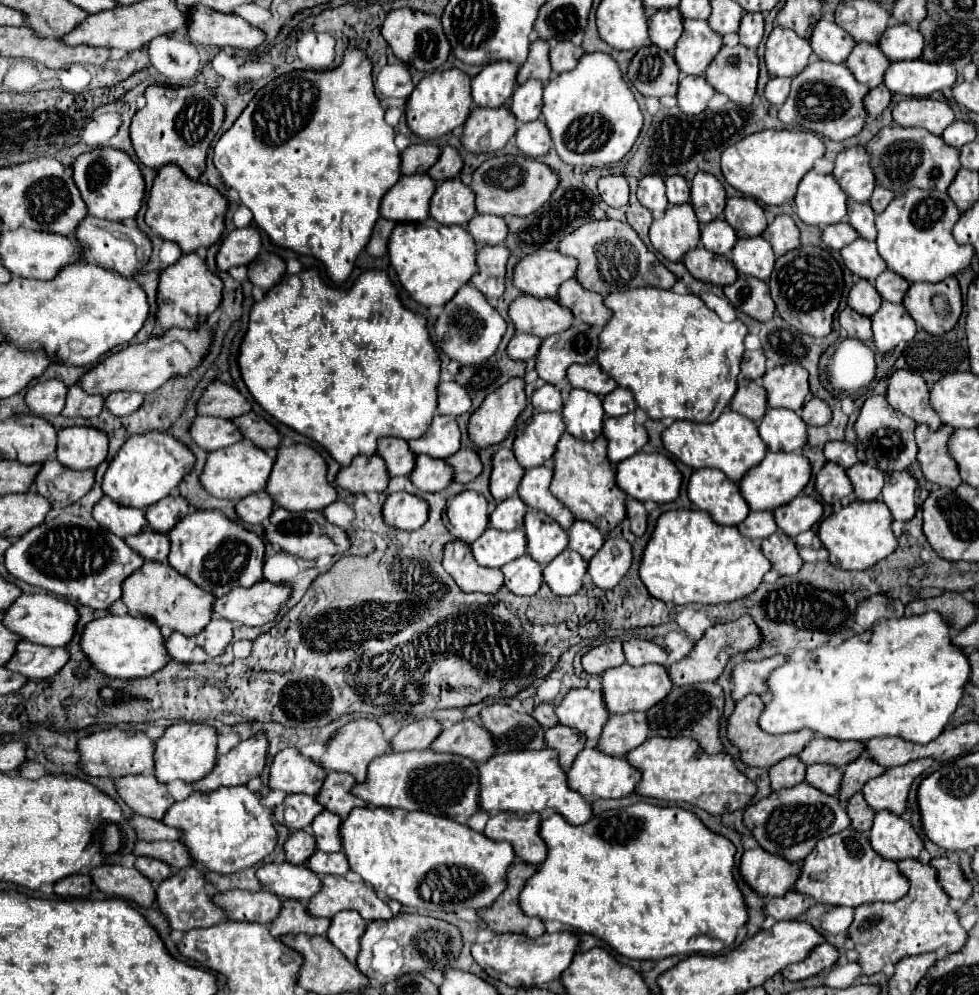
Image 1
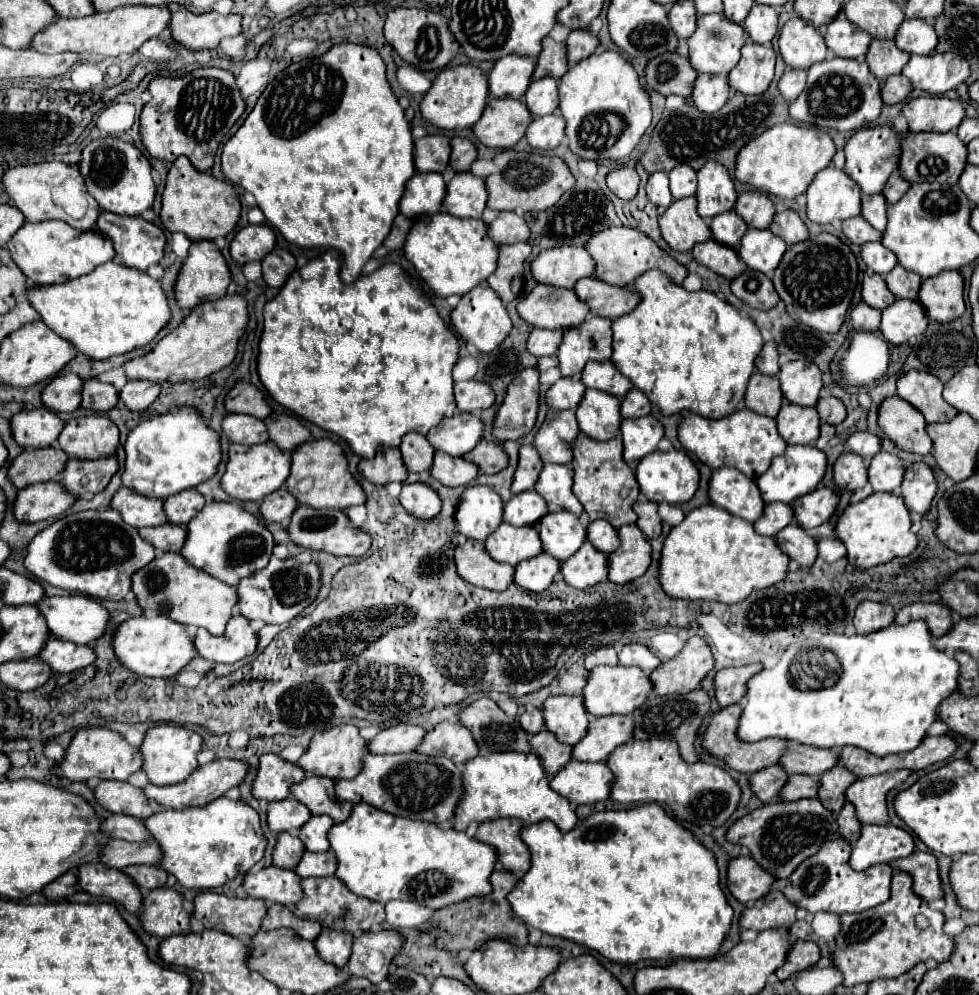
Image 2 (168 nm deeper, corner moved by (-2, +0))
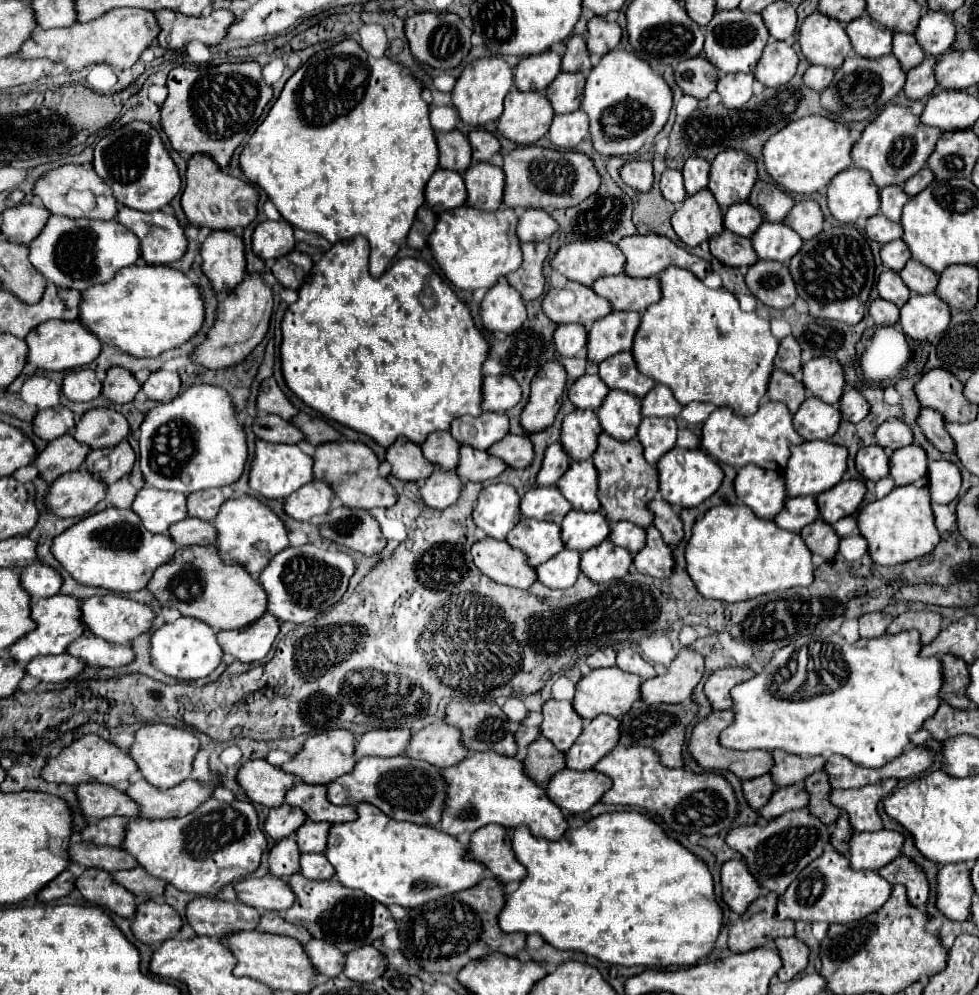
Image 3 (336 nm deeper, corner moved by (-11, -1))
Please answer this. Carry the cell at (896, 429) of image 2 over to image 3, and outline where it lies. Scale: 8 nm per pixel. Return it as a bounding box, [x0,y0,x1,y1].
[917,407,953,453]

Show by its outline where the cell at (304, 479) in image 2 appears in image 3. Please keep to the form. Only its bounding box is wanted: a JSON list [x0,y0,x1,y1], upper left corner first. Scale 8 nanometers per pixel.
[313,441,397,509]

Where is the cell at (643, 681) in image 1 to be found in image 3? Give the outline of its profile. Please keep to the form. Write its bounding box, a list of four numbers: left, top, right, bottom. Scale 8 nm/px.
[573,667,641,719]

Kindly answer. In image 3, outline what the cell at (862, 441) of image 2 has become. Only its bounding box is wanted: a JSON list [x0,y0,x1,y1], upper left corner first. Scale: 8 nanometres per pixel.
[875,421,913,453]

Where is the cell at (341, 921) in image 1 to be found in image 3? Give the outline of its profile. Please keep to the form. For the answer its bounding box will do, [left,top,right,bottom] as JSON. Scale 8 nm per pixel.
[305,939,345,977]

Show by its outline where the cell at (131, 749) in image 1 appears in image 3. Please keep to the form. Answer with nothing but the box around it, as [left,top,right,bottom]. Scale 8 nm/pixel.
[41,733,139,785]

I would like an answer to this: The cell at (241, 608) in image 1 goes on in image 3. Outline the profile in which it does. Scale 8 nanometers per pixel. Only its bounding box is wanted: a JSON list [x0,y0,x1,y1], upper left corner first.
[259,543,355,625]

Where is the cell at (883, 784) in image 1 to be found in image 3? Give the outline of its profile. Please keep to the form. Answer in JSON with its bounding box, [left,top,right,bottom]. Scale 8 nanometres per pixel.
[831,779,897,831]

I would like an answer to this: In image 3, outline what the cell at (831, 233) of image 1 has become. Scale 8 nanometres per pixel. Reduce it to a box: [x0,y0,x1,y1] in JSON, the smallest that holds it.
[865,213,903,243]

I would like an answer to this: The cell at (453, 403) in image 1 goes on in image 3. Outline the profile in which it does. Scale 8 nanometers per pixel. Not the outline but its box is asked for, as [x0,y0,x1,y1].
[481,365,521,413]

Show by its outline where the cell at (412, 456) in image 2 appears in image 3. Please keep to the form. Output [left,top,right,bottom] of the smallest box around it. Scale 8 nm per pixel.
[421,431,461,471]

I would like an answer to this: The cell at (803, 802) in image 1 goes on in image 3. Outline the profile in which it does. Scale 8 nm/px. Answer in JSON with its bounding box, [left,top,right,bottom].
[727,807,831,895]

